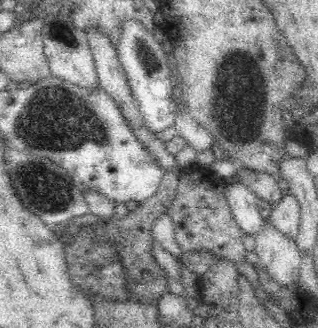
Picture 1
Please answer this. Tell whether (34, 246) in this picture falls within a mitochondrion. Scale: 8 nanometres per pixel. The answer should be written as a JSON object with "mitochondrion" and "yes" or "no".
{"mitochondrion":"no"}

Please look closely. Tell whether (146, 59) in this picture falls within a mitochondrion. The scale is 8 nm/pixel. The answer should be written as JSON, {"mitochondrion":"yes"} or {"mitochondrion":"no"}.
{"mitochondrion":"yes"}

